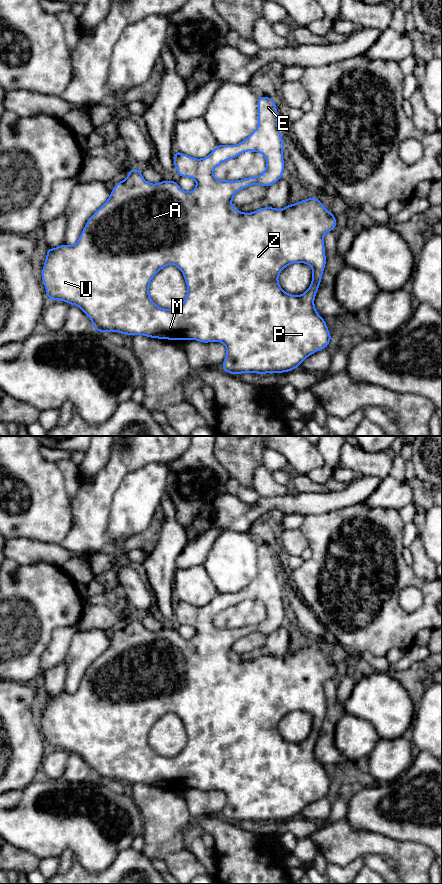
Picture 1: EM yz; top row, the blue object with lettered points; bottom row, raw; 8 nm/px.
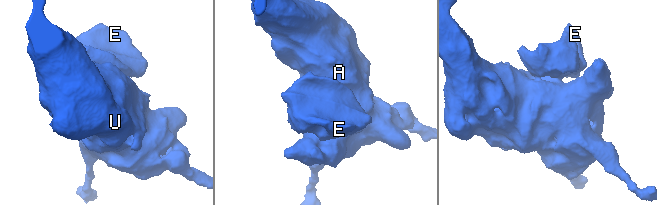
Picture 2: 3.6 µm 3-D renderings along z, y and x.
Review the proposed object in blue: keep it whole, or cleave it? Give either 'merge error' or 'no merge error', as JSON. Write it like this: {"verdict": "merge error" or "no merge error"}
{"verdict": "no merge error"}

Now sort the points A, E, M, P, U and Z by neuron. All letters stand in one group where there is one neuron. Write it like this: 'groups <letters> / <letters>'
groups A E M P U Z

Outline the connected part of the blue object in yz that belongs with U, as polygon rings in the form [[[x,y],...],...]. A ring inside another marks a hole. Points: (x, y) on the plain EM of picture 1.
[[[260,543],[257,547],[258,552],[258,573],[257,576],[242,590],[235,593],[217,592],[214,598],[207,604],[201,607],[193,606],[189,603],[175,598],[174,615],[177,618],[179,625],[193,626],[197,633],[191,640],[183,639],[177,629],[163,628],[157,632],[147,630],[141,618],[132,616],[125,628],[119,629],[114,633],[110,640],[108,648],[98,656],[94,662],[87,668],[83,679],[80,682],[78,689],[69,694],[62,691],[57,696],[48,696],[46,707],[41,719],[42,729],[47,741],[48,748],[65,749],[69,753],[78,754],[92,770],[93,777],[98,780],[114,779],[130,784],[143,783],[149,786],[166,787],[166,788],[196,788],[201,791],[222,790],[226,794],[226,805],[224,806],[221,816],[226,820],[234,823],[242,821],[286,821],[293,817],[298,817],[300,812],[310,803],[322,797],[328,796],[329,790],[332,788],[328,774],[324,765],[319,763],[314,753],[314,747],[319,737],[322,728],[322,723],[326,714],[326,702],[324,694],[324,682],[329,679],[334,679],[337,674],[336,665],[332,660],[329,660],[317,645],[310,645],[301,648],[295,652],[287,652],[284,657],[276,657],[274,655],[262,655],[252,661],[244,661],[232,655],[234,643],[240,638],[252,634],[262,633],[266,636],[273,633],[282,627],[284,621],[283,596],[284,588],[281,584],[278,574],[278,559],[276,557],[276,549],[269,545]],[[246,599],[259,600],[266,607],[266,618],[259,624],[247,625],[241,628],[229,629],[219,628],[213,623],[214,617],[227,608],[234,607]],[[292,711],[304,711],[312,715],[312,730],[306,740],[297,744],[286,741],[278,730],[280,720]],[[167,713],[175,713],[182,720],[186,733],[187,743],[184,749],[176,756],[167,758],[157,754],[149,743],[149,734],[153,725]]]

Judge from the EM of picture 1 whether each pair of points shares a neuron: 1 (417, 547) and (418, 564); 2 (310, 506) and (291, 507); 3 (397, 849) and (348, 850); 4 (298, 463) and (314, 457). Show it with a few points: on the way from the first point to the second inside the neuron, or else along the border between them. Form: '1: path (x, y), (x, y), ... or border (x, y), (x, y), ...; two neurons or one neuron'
1: path (417, 551), (418, 560); one neuron
2: path (305, 506), (296, 506); one neuron
3: path (385, 846), (360, 846); one neuron
4: path (302, 459), (310, 457); one neuron

